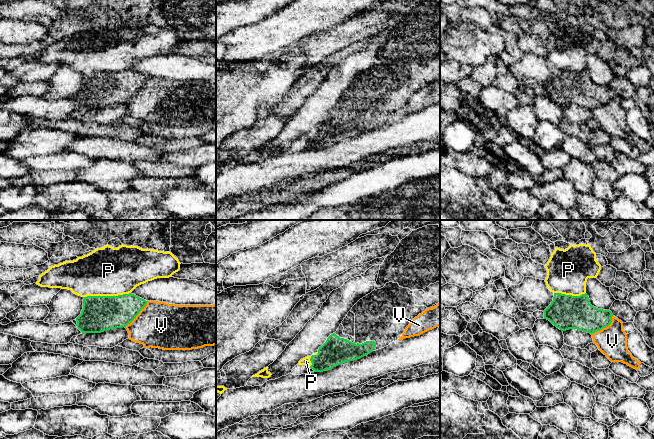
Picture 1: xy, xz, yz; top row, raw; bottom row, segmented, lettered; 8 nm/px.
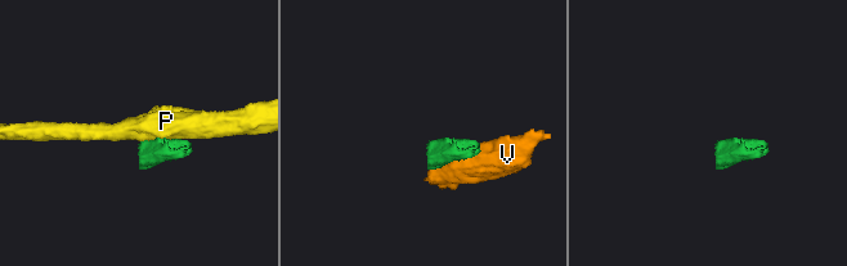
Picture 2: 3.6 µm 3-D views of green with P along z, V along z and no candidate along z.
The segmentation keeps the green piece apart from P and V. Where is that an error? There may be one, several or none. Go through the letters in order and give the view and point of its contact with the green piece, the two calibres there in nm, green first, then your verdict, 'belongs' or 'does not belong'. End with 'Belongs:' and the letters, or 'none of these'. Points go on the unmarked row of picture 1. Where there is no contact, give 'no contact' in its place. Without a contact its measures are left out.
P: meets green in xy at (107, 72); 280 nm thick on the green side, 400 nm on the other; does not belong
V: meets green in xy at (138, 89); 280 nm thick on the green side, 380 nm on the other; does not belong
Belongs: none of these

